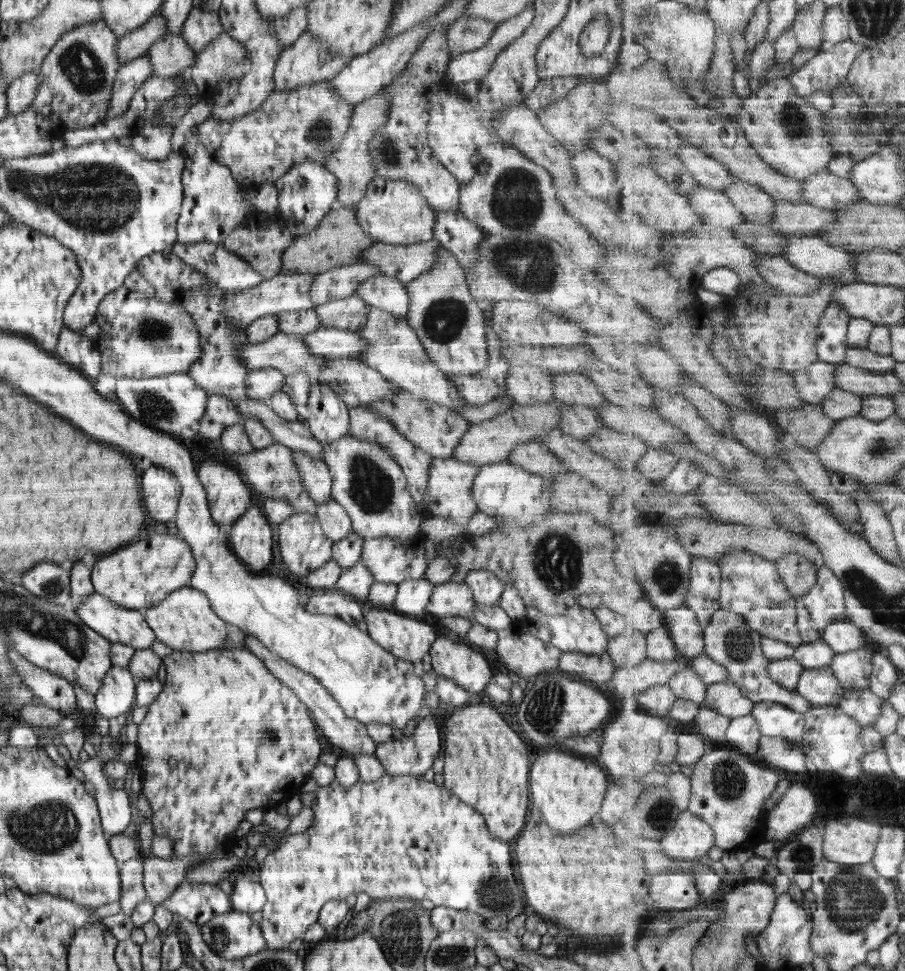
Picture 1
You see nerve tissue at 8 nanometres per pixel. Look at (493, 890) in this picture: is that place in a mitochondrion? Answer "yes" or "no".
yes

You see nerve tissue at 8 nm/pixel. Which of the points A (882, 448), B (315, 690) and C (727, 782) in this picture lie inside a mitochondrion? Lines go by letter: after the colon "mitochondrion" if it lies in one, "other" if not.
A: mitochondrion
B: other
C: mitochondrion

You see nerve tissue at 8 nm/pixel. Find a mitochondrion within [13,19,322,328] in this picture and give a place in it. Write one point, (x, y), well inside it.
(86, 75)

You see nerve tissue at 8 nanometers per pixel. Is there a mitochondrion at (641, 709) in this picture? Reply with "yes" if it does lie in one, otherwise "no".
no

